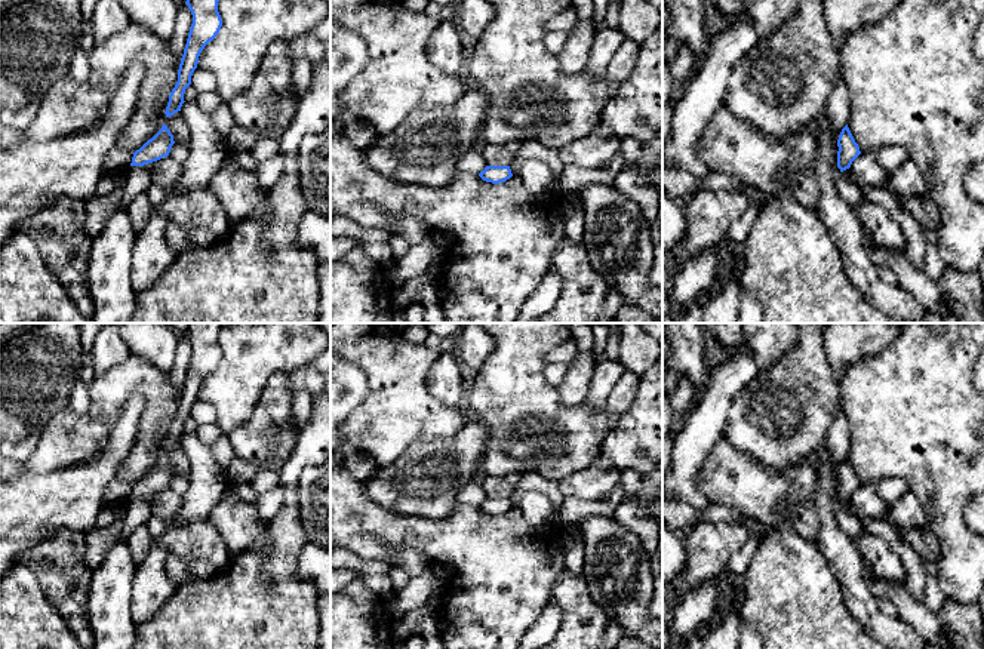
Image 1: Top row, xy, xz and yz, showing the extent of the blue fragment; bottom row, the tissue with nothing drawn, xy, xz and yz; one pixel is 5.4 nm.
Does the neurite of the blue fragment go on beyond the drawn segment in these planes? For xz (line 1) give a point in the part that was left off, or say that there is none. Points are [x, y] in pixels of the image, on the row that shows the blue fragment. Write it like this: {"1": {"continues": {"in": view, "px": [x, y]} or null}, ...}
{"1": {"continues": null}}

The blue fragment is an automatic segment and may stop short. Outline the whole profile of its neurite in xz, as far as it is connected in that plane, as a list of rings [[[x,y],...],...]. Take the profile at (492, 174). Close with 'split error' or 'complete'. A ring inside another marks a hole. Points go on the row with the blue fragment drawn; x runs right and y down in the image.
[[[486,166],[479,176],[492,184],[505,182],[513,176],[510,166]]]; complete

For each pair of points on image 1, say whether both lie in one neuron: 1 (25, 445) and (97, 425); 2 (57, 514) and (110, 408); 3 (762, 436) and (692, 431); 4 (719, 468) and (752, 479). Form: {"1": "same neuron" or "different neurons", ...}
{"1": "different neurons", "2": "different neurons", "3": "different neurons", "4": "same neuron"}

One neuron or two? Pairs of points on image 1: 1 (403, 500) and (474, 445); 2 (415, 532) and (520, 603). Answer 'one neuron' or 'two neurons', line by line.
1: one neuron
2: one neuron

